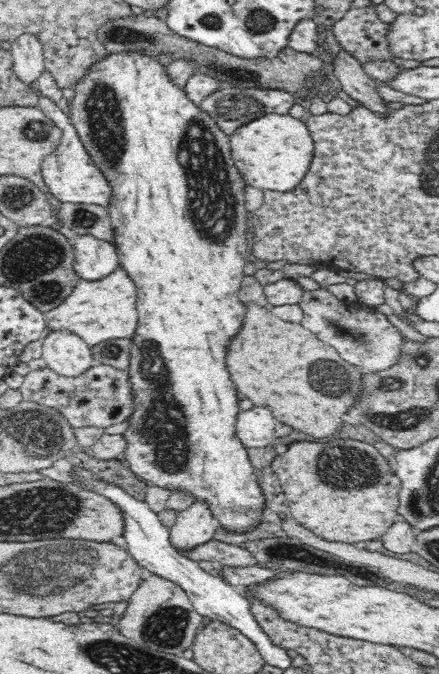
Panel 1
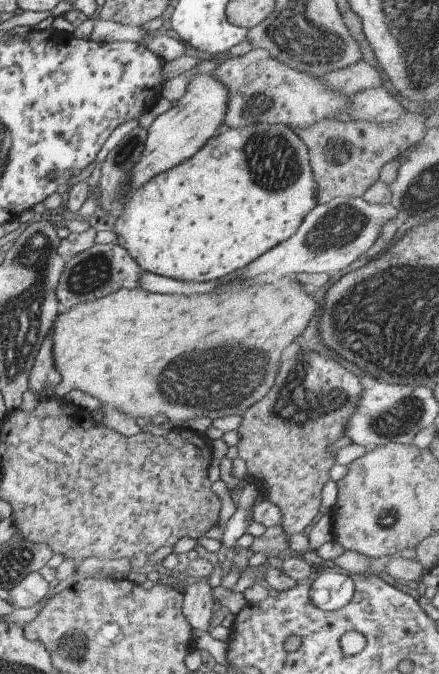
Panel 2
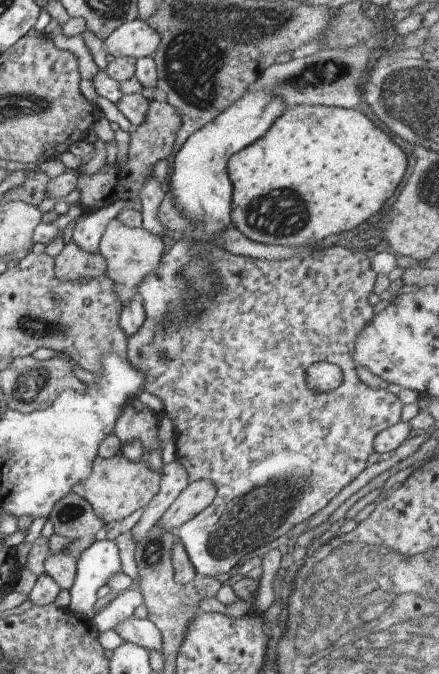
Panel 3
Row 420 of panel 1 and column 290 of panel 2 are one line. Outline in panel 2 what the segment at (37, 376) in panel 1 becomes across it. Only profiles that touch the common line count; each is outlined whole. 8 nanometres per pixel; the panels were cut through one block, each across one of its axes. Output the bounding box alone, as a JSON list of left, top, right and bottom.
[212,49,351,130]

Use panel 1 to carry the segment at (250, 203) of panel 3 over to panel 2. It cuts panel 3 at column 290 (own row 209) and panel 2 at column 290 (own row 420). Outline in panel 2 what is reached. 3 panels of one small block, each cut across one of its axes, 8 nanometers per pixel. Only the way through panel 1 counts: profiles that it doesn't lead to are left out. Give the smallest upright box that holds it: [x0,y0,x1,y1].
[113,122,318,282]

